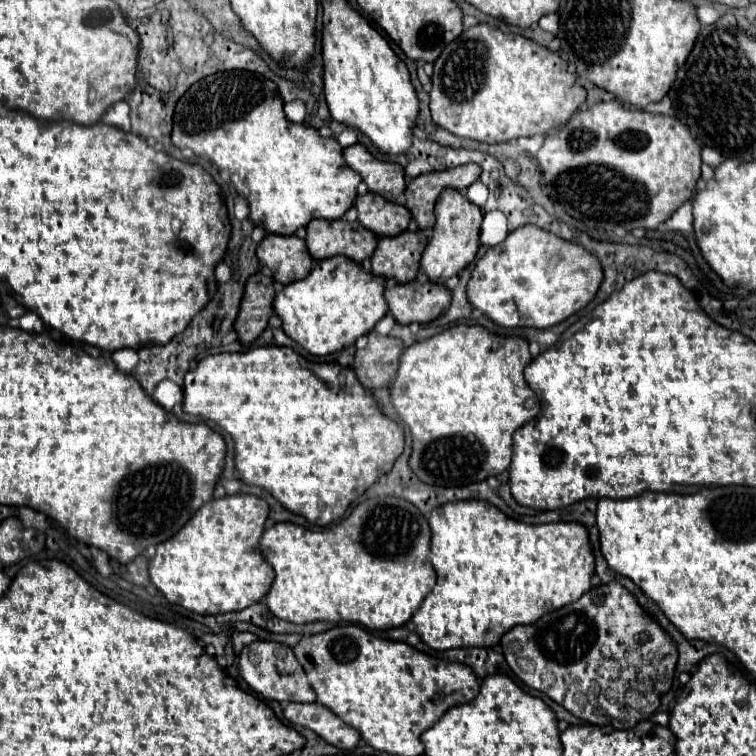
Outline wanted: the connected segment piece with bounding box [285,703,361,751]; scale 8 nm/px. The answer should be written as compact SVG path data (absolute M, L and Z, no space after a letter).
M289 703L285 707L285 717L295 725L315 731L319 737L339 749L349 751L357 747L361 739L357 729L349 727L341 717L321 703Z

